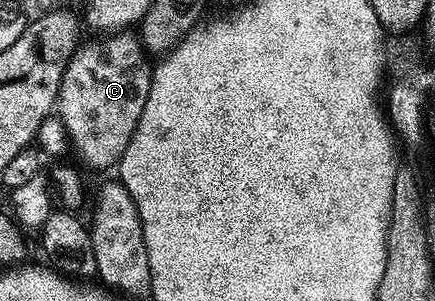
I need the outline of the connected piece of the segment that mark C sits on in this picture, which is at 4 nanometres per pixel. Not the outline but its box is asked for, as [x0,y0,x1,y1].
[57,32,153,170]

